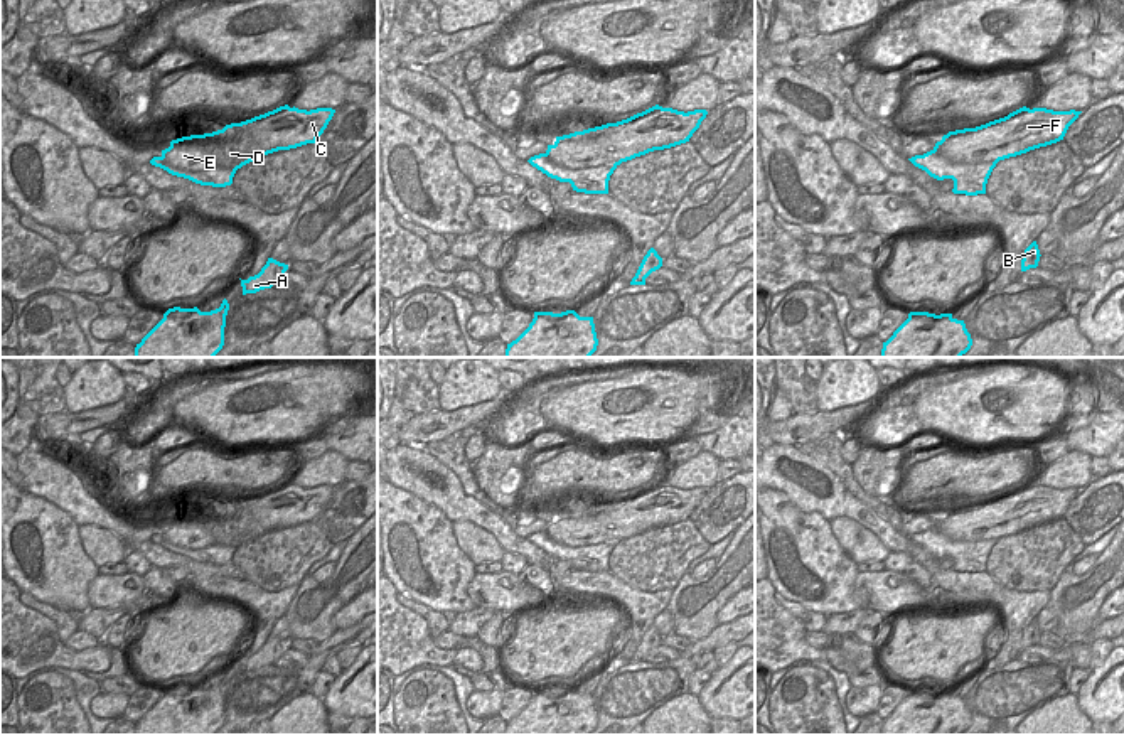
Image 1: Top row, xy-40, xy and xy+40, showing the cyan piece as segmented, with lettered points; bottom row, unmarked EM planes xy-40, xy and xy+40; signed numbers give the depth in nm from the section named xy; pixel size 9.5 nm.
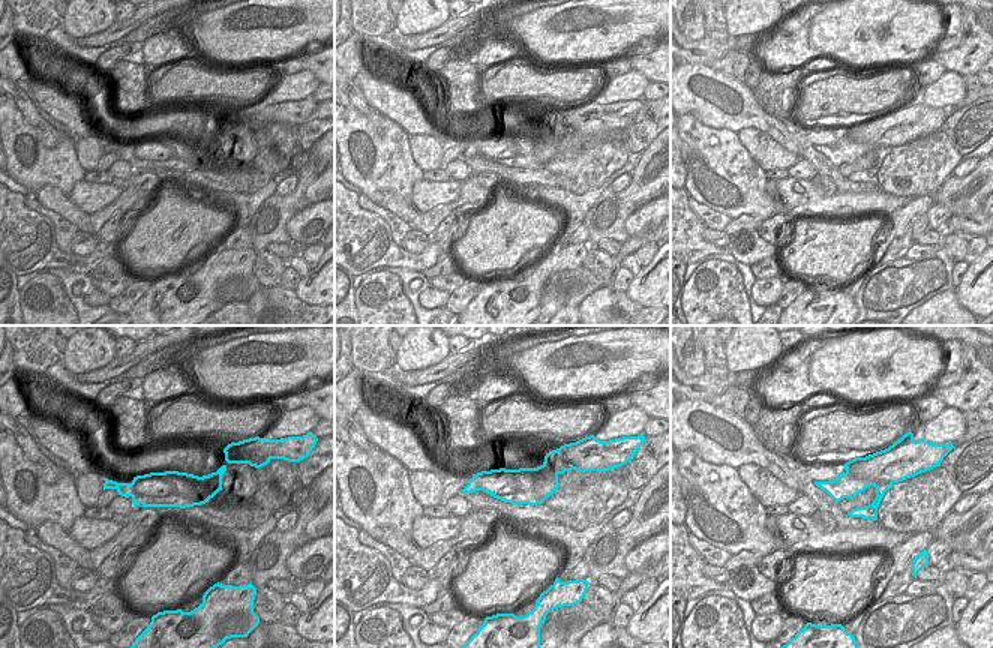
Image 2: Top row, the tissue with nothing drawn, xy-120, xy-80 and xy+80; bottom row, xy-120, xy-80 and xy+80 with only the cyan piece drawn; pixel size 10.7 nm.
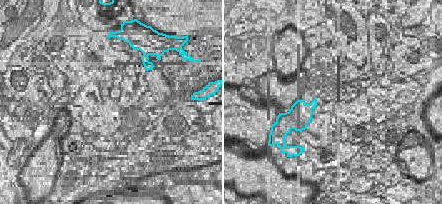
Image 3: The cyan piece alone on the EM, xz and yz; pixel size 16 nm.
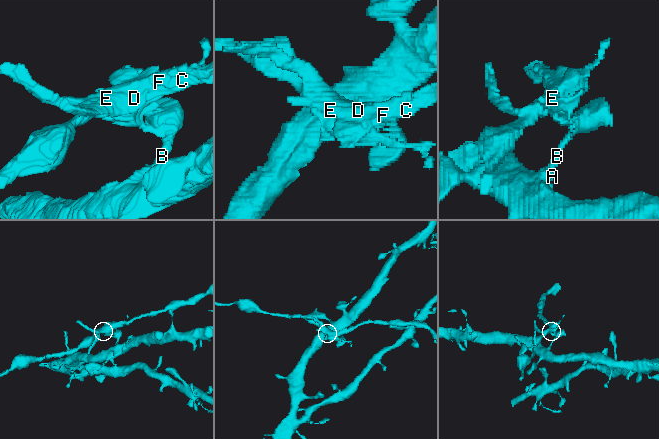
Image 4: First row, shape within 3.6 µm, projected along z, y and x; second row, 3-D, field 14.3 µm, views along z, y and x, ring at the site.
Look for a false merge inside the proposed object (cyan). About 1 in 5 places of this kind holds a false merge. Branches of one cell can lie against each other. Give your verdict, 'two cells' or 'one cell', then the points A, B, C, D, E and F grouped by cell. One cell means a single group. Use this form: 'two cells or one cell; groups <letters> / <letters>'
two cells; groups A B / C D E F

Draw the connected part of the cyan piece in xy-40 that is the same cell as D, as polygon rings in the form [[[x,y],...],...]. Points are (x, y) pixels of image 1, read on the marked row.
[[[288,105],[222,130],[182,137],[162,150],[165,164],[201,172],[212,167],[241,169],[278,150],[315,143],[335,110],[298,110]]]

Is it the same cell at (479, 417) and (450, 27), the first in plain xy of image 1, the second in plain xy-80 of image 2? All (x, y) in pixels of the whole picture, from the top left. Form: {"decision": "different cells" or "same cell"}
{"decision": "same cell"}

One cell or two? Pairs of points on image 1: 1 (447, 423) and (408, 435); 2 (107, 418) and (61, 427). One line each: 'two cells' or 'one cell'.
1: one cell
2: one cell

